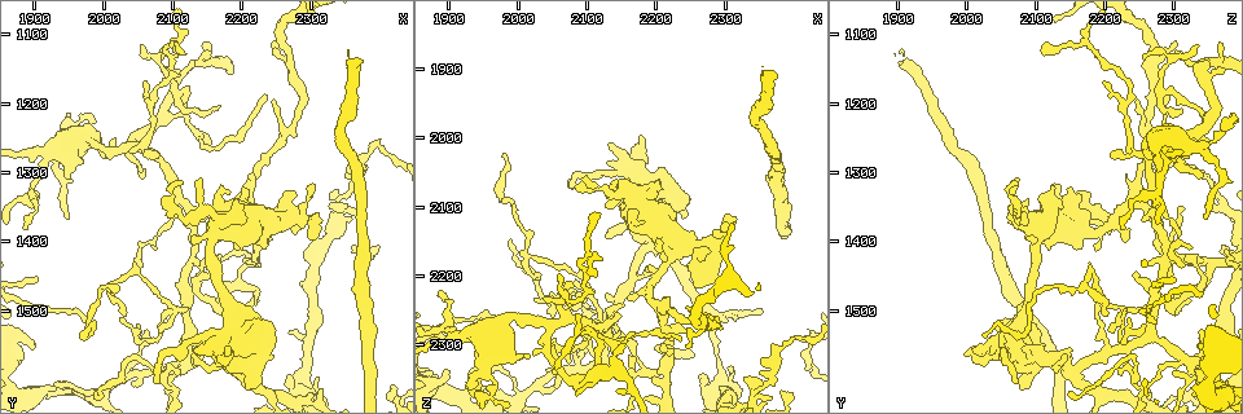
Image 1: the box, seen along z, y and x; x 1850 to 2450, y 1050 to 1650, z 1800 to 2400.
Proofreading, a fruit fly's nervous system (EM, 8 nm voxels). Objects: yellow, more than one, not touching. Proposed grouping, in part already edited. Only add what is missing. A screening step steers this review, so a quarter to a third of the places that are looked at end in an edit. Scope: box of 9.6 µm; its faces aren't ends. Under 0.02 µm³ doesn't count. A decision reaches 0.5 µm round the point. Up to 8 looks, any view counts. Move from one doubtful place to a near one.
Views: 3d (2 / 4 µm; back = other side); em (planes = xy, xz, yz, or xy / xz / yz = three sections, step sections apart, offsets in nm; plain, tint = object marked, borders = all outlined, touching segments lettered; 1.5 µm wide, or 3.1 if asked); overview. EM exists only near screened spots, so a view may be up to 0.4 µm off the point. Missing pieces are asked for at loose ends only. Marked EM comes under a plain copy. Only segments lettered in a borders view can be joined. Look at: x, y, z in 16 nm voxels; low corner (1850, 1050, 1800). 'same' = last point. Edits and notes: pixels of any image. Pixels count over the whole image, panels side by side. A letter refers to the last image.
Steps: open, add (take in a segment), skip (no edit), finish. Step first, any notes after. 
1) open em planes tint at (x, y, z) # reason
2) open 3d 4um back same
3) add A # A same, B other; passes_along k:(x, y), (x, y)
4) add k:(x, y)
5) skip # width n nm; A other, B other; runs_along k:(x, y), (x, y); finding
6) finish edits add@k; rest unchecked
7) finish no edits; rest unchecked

open 3d 4um at (1985, 1620, 2145) # branch stops here

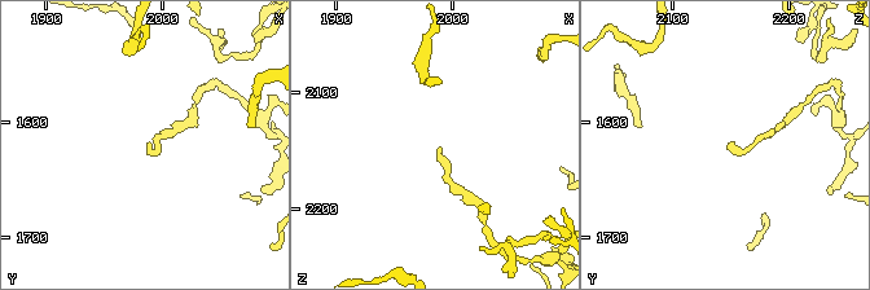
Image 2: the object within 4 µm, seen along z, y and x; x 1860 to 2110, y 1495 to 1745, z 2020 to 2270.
open em xy step 8 borders at (1990, 1620, 2148)

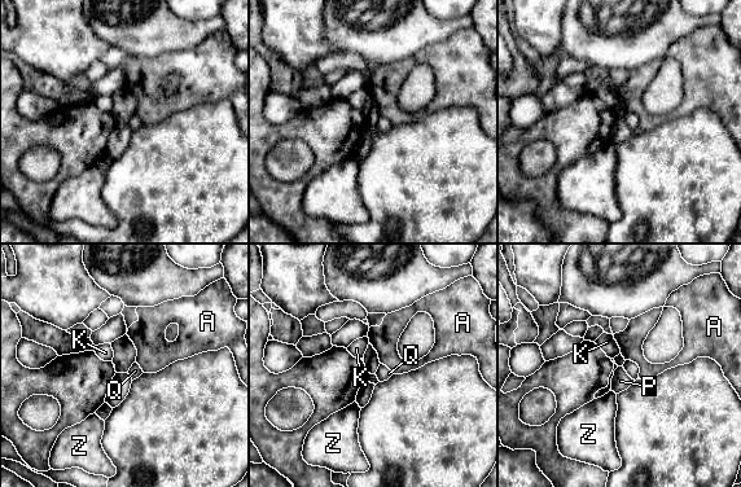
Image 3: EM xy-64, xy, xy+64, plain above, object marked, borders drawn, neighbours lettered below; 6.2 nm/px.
open em planes borders same # another direction

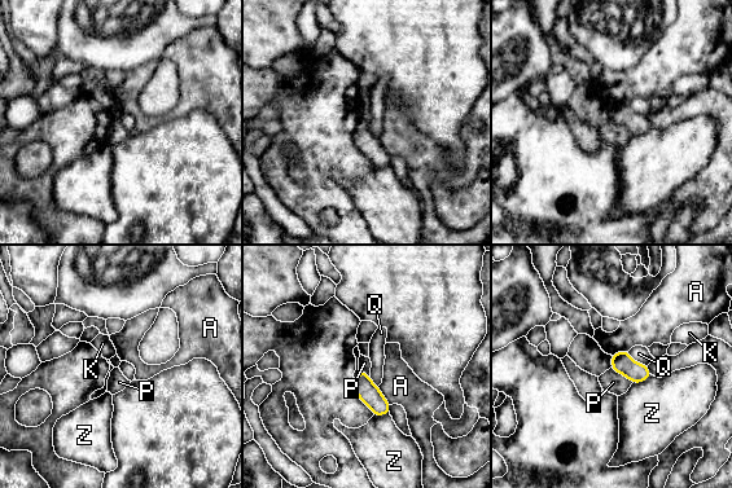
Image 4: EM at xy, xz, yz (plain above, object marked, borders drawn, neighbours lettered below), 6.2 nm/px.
skip # A other, K other, P other, Q other, Z other; border 4:(377, 386), (390, 404); none of them fits

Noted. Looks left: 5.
open 3d 2um at (1955, 1365, 2345) # thin end

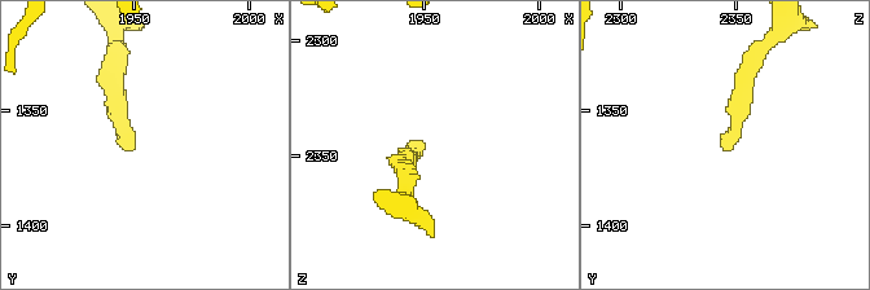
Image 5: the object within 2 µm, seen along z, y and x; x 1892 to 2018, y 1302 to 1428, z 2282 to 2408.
open em xz step 8 borders at (1950, 1367, 2344)

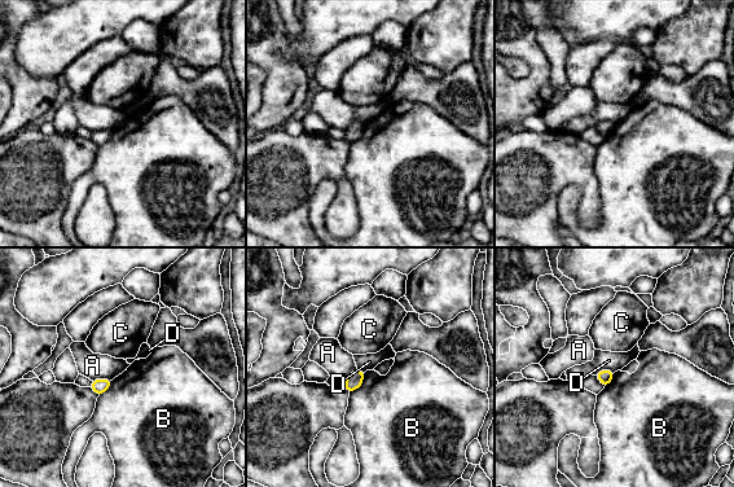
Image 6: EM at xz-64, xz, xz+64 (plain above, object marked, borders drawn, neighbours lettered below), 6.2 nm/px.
open em planes borders same

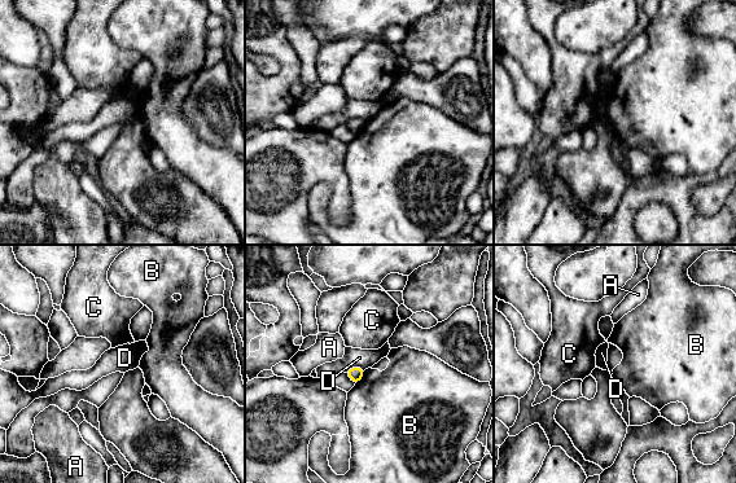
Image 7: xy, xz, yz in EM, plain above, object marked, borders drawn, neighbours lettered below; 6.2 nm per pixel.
skip # width 90 nm; A other, B other, C other, D other; border 7:(364, 368), (355, 367), (345, 372); no lettered segment goes on from it

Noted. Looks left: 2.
open 3d 2um at (2155, 1455, 2240) # an open end

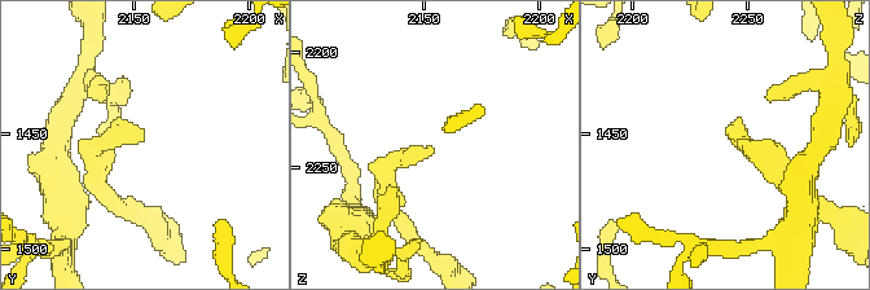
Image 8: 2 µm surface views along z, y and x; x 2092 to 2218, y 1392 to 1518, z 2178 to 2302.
open em xz step 4 borders at (2153, 1454, 2242) # now the EM

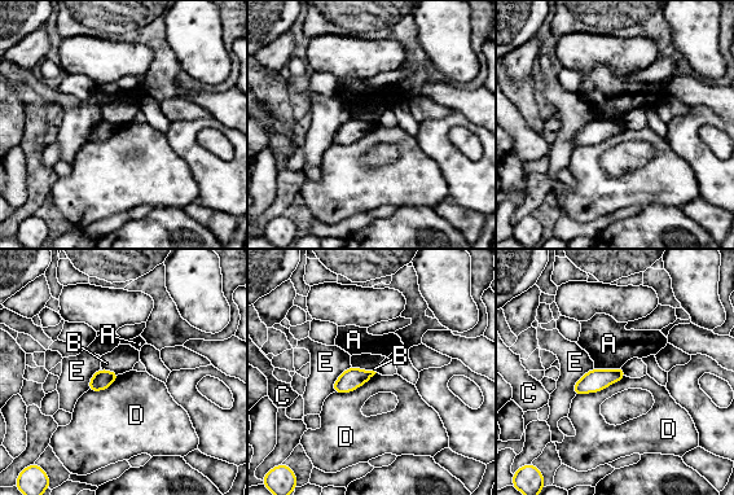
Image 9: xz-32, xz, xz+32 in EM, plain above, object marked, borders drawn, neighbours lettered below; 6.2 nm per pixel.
skip # A other, B other, C other, D other, E other; border 9:(620, 367), (594, 369); none of them fits

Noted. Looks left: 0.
finish no edits; rest unchecked

